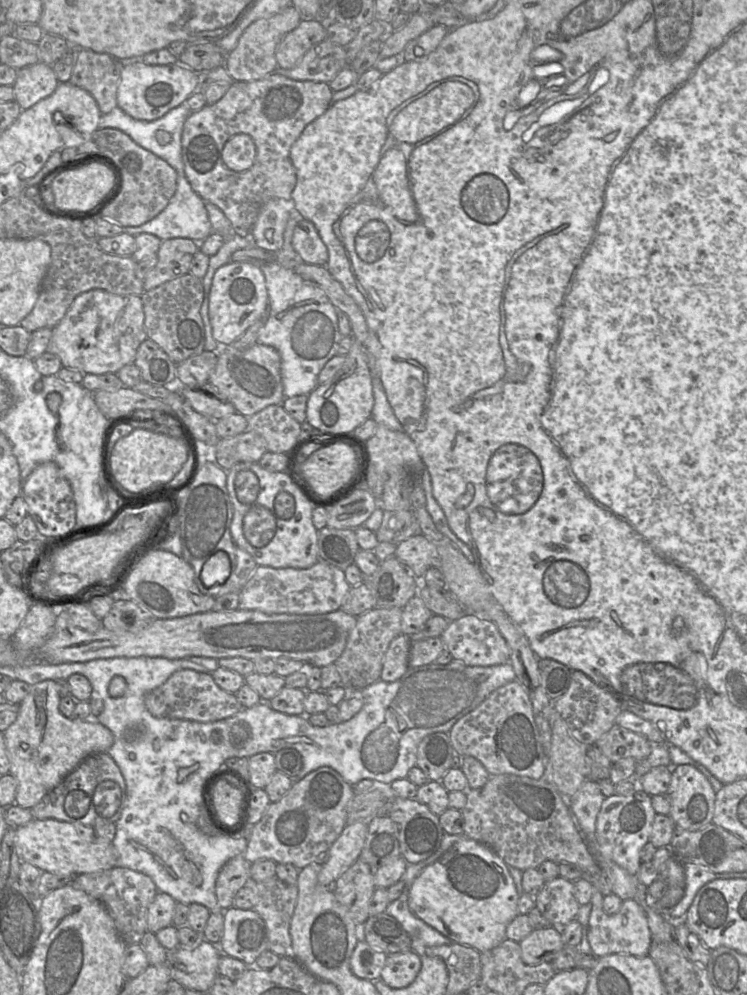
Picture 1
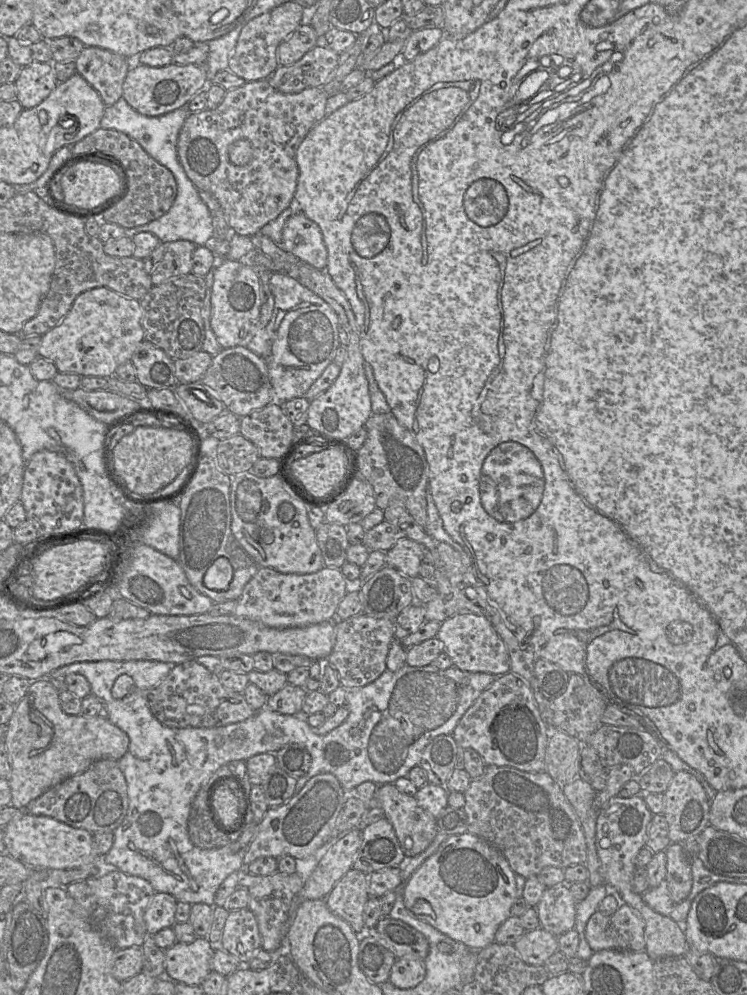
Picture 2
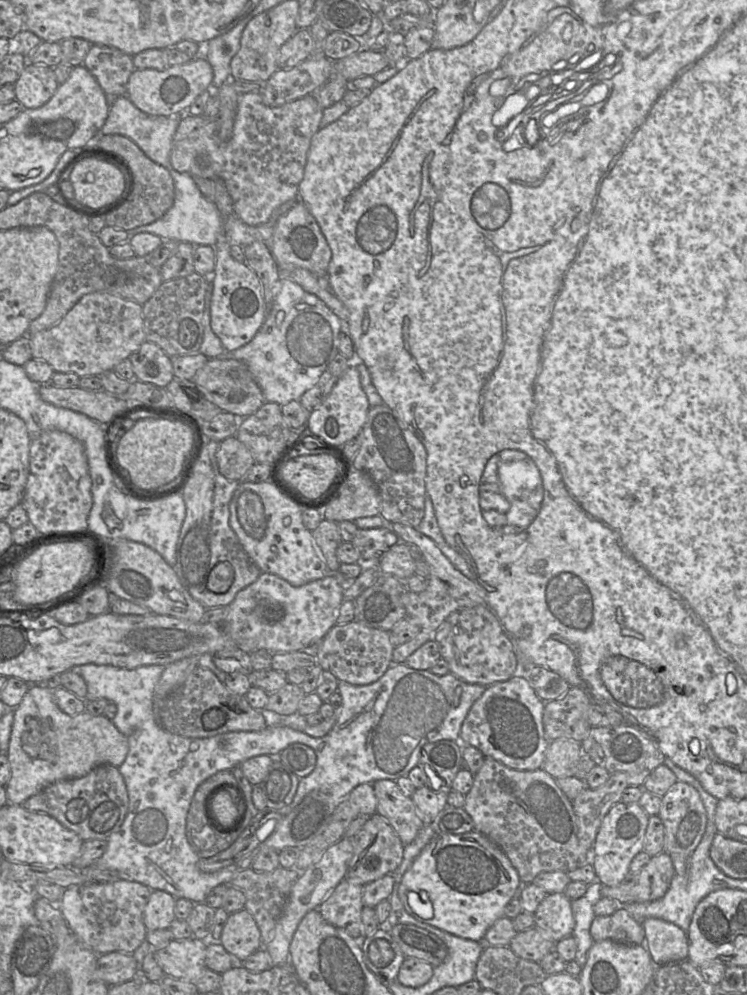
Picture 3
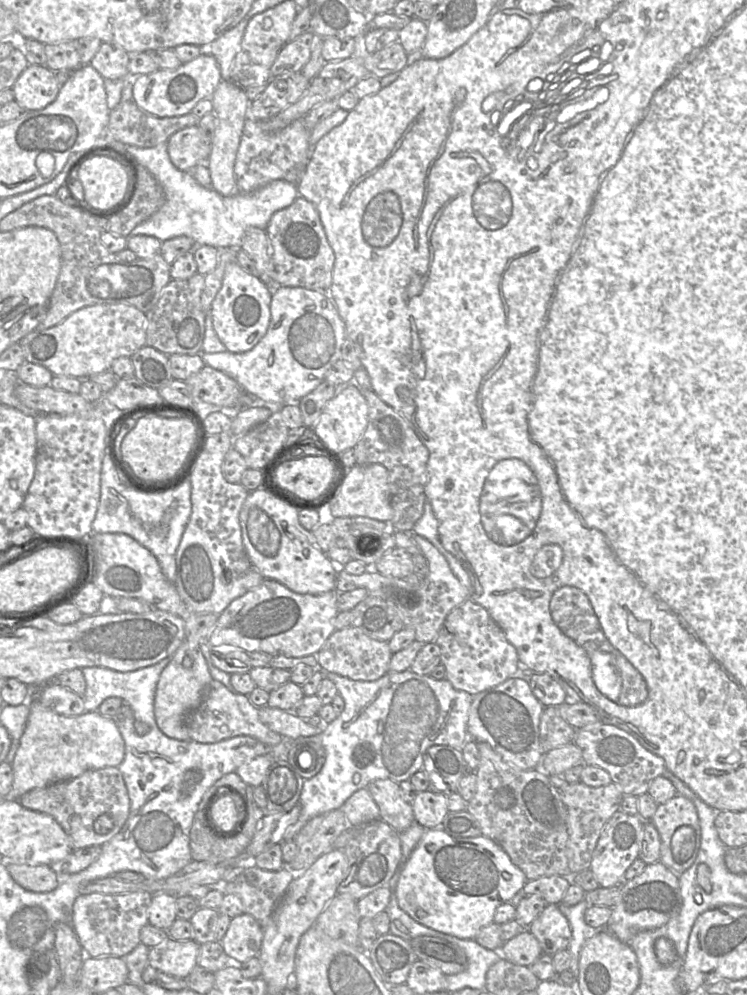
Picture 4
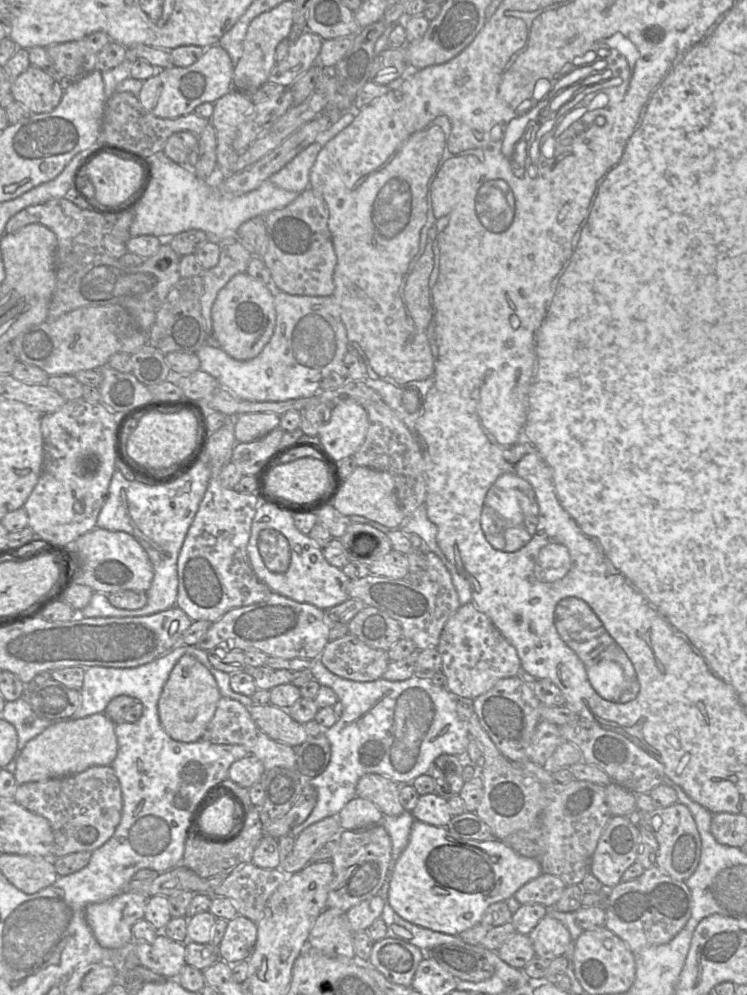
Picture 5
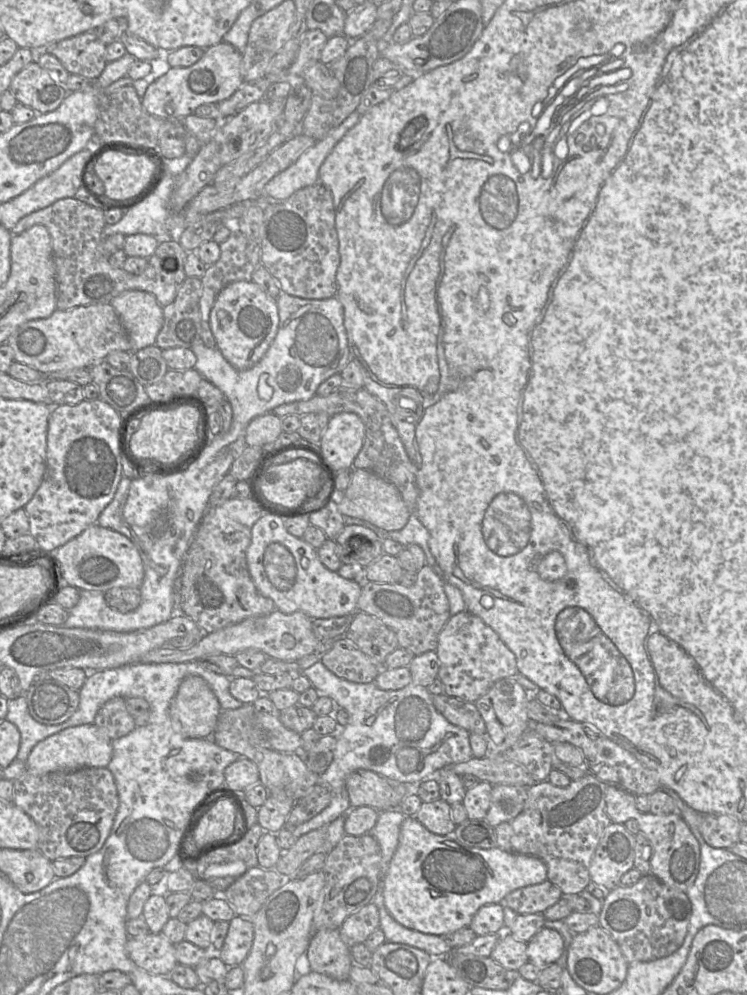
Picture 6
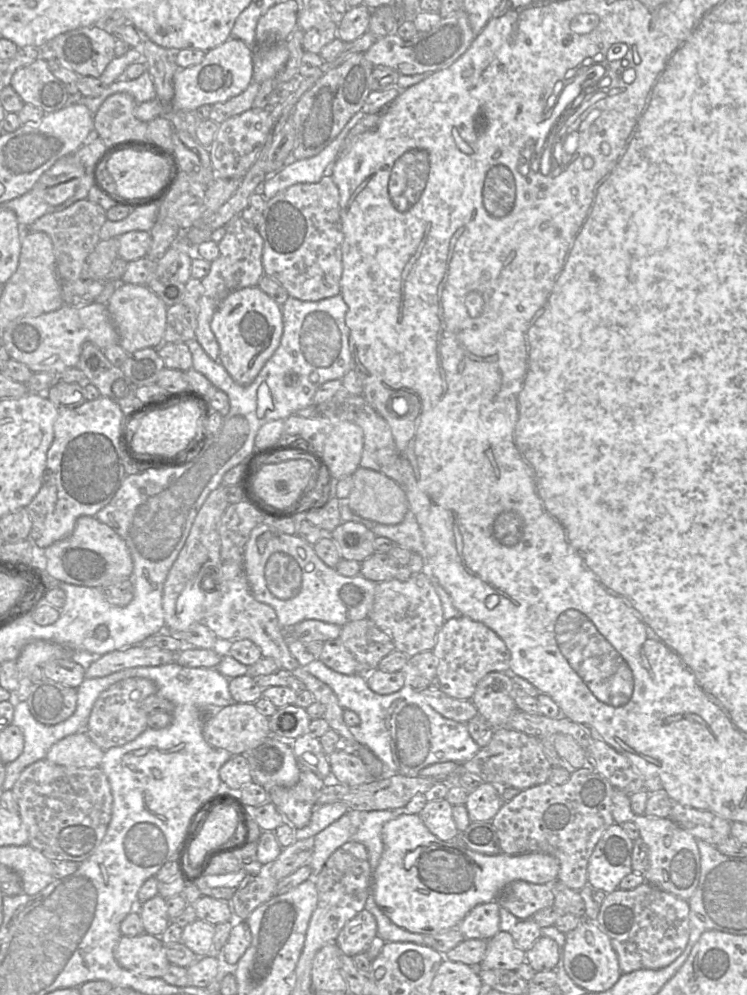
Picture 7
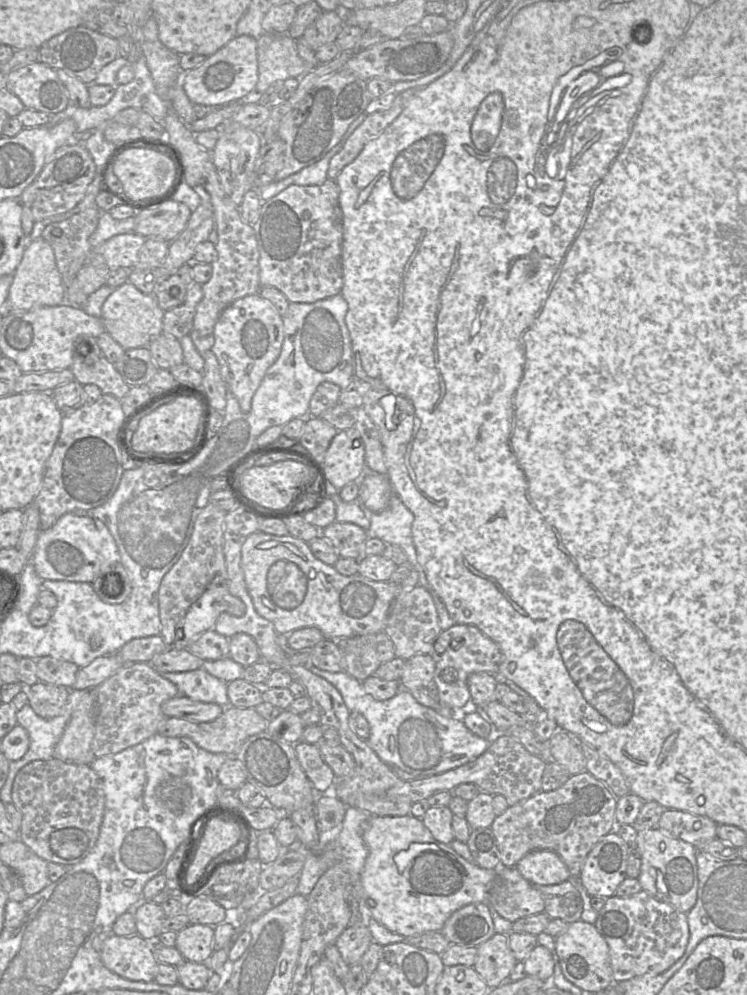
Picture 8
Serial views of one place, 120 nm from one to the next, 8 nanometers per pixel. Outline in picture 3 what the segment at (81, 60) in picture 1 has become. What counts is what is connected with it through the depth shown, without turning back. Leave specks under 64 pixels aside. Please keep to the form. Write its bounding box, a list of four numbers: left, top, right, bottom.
[83,45,135,95]

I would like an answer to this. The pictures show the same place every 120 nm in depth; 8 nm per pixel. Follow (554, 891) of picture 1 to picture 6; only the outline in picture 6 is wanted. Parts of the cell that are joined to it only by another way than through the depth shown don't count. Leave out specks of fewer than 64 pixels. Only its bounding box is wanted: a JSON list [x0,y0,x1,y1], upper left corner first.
[528,927,564,970]

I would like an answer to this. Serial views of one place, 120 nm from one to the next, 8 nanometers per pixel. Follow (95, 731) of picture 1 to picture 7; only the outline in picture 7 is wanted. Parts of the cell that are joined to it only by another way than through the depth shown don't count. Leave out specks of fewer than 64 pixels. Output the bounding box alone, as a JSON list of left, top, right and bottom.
[45,731,104,768]

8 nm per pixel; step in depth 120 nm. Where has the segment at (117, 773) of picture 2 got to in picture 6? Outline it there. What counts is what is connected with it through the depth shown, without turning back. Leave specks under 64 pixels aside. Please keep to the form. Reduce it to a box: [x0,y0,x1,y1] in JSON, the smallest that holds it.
[14,767,119,861]

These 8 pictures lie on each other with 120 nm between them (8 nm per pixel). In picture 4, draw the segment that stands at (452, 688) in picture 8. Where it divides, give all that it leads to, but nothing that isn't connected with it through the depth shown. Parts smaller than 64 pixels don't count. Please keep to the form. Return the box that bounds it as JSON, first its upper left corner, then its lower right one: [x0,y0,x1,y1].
[435,598,519,696]

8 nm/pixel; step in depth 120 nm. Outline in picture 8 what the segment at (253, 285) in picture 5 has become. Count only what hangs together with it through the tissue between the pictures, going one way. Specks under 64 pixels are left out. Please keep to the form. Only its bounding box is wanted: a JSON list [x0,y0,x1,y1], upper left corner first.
[212,293,283,412]

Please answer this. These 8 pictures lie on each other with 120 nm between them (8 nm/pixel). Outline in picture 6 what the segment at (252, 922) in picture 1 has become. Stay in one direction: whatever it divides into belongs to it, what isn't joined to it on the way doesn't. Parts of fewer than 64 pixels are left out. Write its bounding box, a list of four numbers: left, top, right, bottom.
[220,916,254,967]

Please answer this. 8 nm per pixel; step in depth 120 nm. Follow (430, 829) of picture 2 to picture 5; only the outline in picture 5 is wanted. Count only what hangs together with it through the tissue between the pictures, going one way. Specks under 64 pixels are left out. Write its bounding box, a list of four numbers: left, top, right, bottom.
[356,775,405,816]

